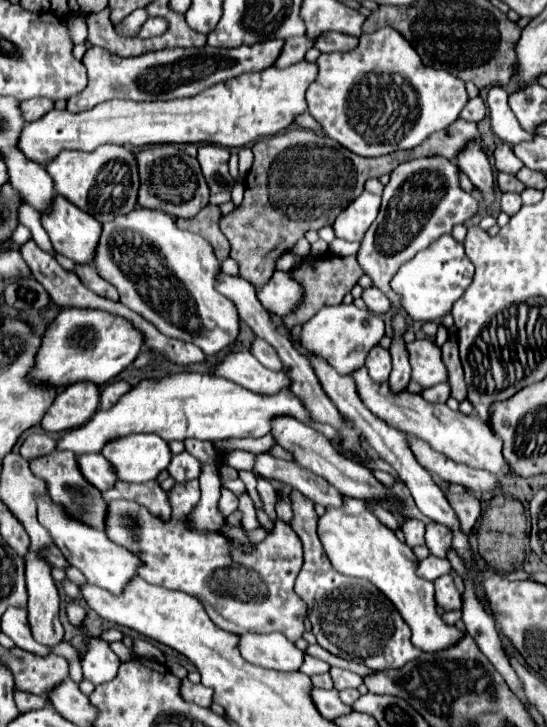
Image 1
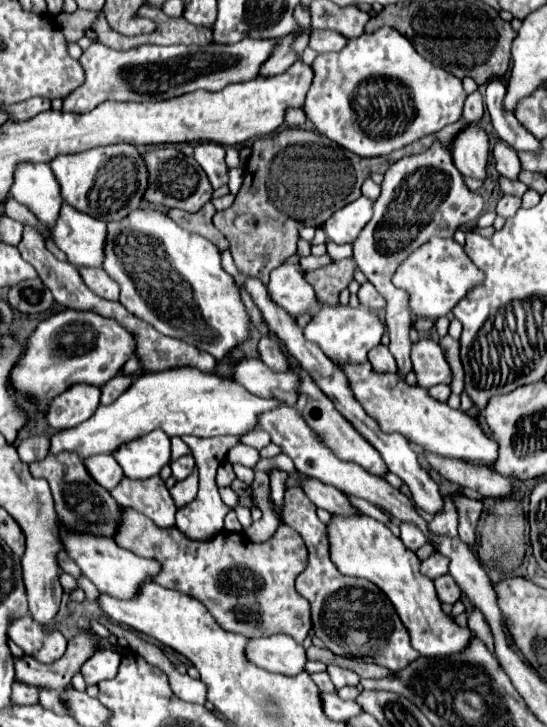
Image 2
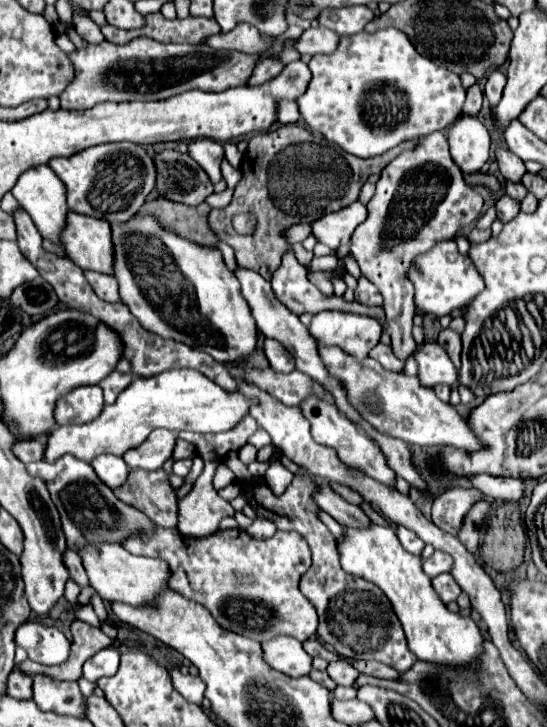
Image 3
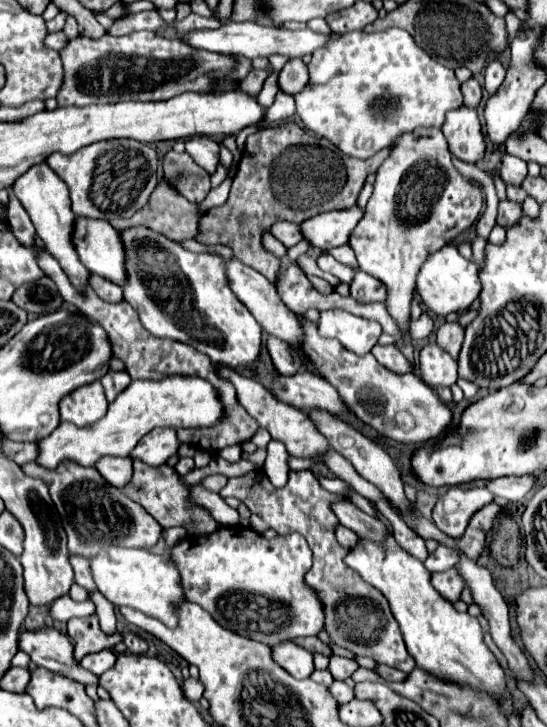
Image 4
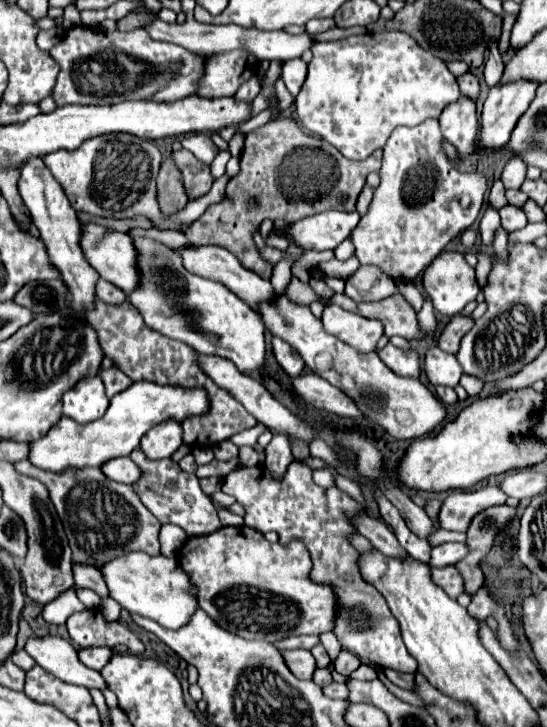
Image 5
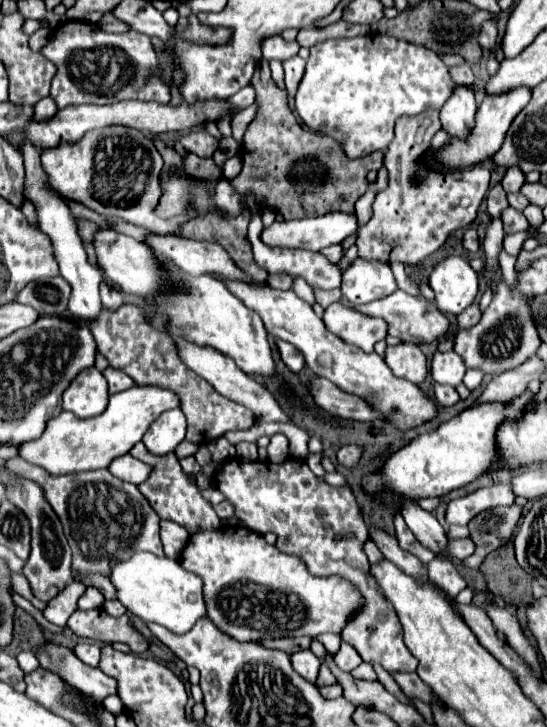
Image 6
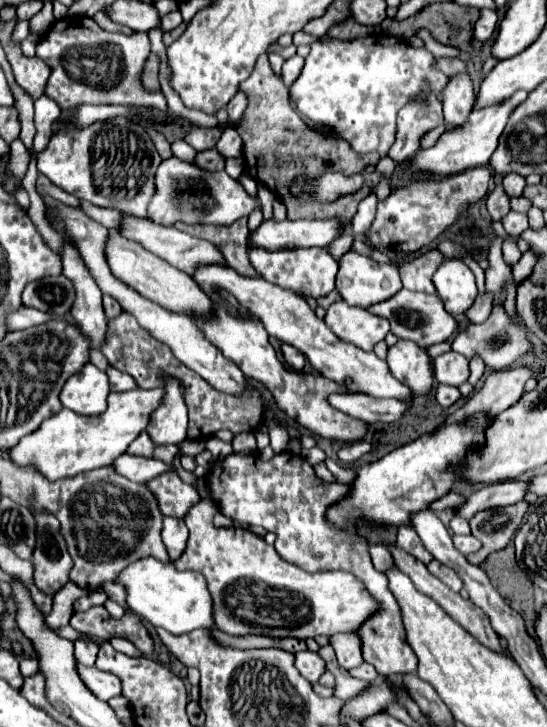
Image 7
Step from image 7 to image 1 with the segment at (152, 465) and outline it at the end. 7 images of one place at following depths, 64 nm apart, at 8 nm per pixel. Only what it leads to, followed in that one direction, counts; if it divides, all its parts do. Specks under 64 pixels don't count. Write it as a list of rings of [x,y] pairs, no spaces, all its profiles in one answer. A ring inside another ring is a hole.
[[[84,454],[78,458],[78,468],[86,482],[90,482],[100,492],[112,488],[116,478],[112,476],[112,468],[108,468],[108,460],[100,454]]]

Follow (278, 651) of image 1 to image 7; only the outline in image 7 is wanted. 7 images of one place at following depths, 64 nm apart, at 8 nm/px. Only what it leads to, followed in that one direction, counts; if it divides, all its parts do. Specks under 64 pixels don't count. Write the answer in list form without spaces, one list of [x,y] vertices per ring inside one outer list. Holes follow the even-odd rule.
[[[310,650],[296,652],[294,656],[296,656],[296,662],[294,662],[294,664],[296,664],[298,672],[300,672],[308,682],[316,684],[318,678],[322,676],[324,668],[326,668],[324,660],[320,660],[320,656],[318,656],[316,652],[310,652]]]

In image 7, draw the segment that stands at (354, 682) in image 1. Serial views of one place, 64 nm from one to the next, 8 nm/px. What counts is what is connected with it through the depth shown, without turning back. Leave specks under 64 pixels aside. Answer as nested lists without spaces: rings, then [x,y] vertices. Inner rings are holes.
[[[344,634],[344,636],[332,636],[332,648],[336,650],[338,664],[346,670],[360,666],[362,652],[360,652],[360,638],[356,634]]]

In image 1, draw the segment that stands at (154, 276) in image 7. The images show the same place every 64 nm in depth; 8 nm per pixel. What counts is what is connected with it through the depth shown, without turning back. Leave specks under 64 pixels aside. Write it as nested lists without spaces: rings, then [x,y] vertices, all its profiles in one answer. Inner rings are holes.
[[[56,194],[50,202],[50,210],[42,212],[42,226],[48,232],[52,246],[58,254],[74,260],[76,264],[90,264],[92,248],[96,248],[96,240],[100,238],[100,228],[102,228],[102,224],[96,218],[92,218],[90,214],[84,214],[70,200]]]

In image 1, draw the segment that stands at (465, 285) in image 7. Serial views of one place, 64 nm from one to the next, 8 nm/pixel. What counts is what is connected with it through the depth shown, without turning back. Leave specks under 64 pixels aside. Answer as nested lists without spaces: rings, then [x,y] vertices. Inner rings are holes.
[[[442,236],[428,248],[420,250],[408,264],[404,264],[398,274],[390,280],[390,288],[402,298],[400,308],[414,322],[438,322],[452,310],[452,304],[464,294],[472,282],[474,266],[464,254],[464,246],[452,236]]]

